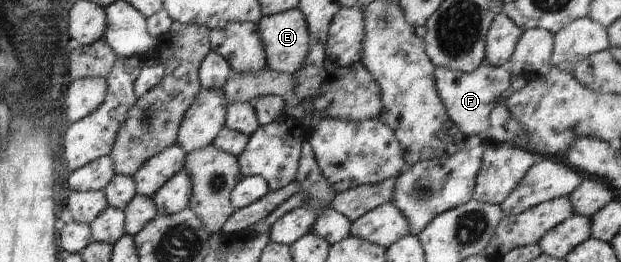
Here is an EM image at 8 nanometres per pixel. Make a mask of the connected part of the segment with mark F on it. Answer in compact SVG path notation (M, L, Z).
M483 62L475 71L470 74L460 74L459 72L445 68L434 69L434 80L440 100L446 107L448 116L453 120L454 125L467 137L481 139L484 143L489 138L489 113L493 111L497 101L505 94L512 92L510 71L508 67L501 66L495 68Z

